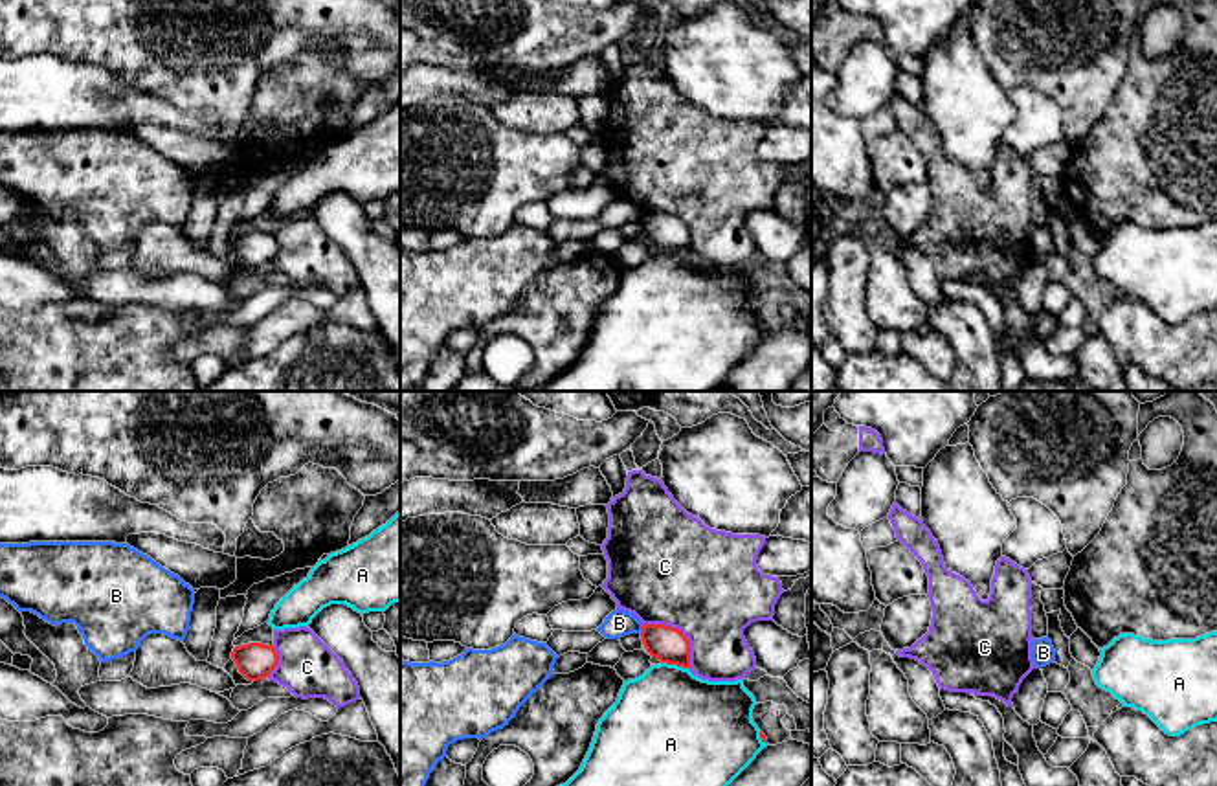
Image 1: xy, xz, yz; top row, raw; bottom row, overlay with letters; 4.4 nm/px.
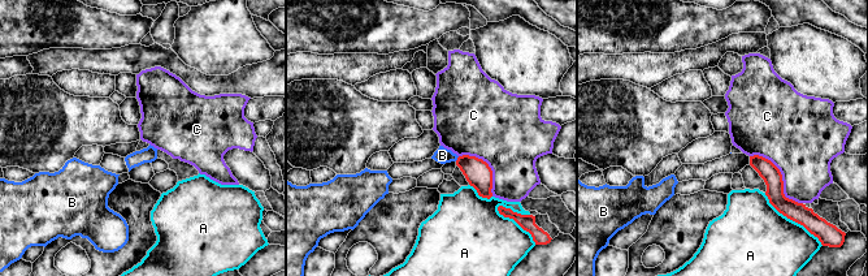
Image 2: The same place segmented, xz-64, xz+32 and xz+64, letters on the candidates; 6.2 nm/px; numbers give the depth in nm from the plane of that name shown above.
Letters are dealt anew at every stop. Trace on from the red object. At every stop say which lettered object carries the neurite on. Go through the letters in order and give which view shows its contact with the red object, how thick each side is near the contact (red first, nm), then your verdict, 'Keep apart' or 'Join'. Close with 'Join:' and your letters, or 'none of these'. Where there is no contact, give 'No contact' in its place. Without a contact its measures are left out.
A: Touches red in xz. Thickness 160 nm (red) against 460 nm. Keep apart
B: Touches red in xz. Thickness 160 nm (red) against 120 nm. Keep apart
C: Touches red in xz. Thickness 160 nm (red) against 480 nm. Join
Join: C

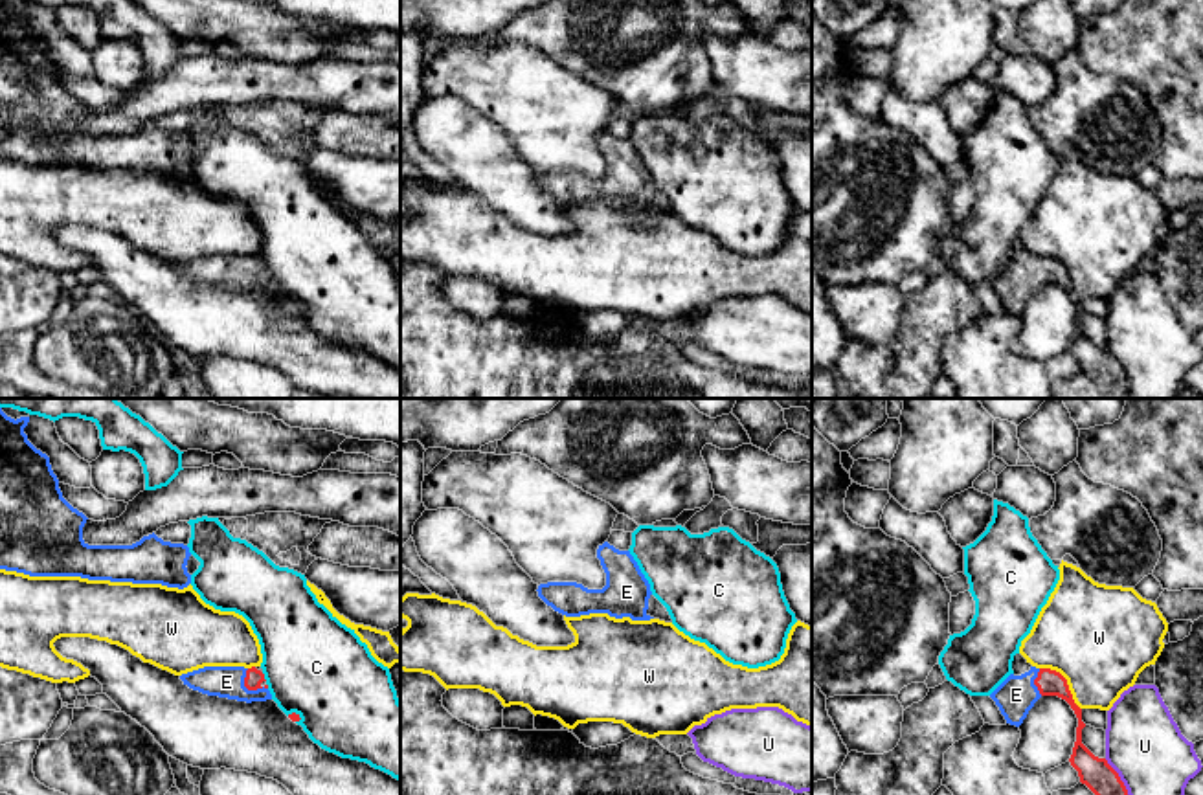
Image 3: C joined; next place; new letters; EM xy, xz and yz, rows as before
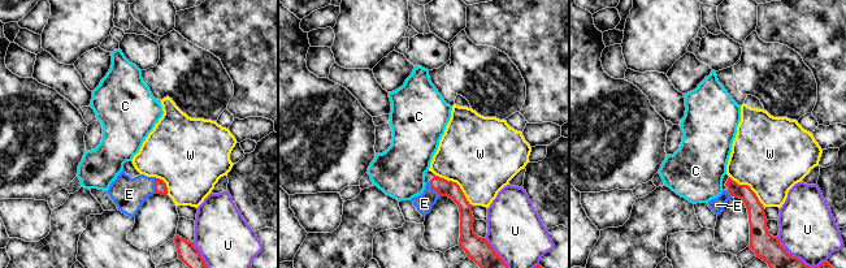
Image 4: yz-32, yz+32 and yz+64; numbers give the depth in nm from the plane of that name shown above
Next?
C: Touches red in xy. Thickness 80 nm (red) against 440 nm. Keep apart
E: Touches red in xy. Thickness 80 nm (red) against 140 nm. Join
U: Touches red in yz. Thickness 140 nm (red) against 340 nm. Keep apart
W: Touches red in yz. Thickness 110 nm (red) against 460 nm. Keep apart
Join: E

